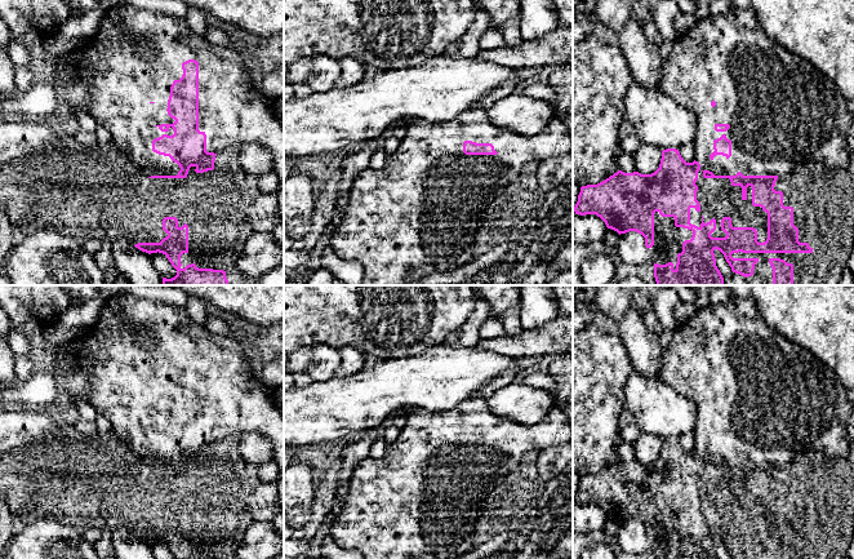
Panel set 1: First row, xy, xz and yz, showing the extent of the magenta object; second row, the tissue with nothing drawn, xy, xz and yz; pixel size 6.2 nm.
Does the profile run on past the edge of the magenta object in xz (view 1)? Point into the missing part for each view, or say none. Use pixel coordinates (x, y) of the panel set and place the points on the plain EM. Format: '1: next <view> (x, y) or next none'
1: next none

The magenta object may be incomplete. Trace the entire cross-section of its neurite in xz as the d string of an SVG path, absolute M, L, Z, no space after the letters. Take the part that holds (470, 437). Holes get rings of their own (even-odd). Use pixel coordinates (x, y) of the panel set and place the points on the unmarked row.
M472 430L463 431L463 442L466 444L497 444L492 432L476 432Z

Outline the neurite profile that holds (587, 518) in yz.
M596 503L573 505L573 528L579 534L602 531L606 518L605 511Z

